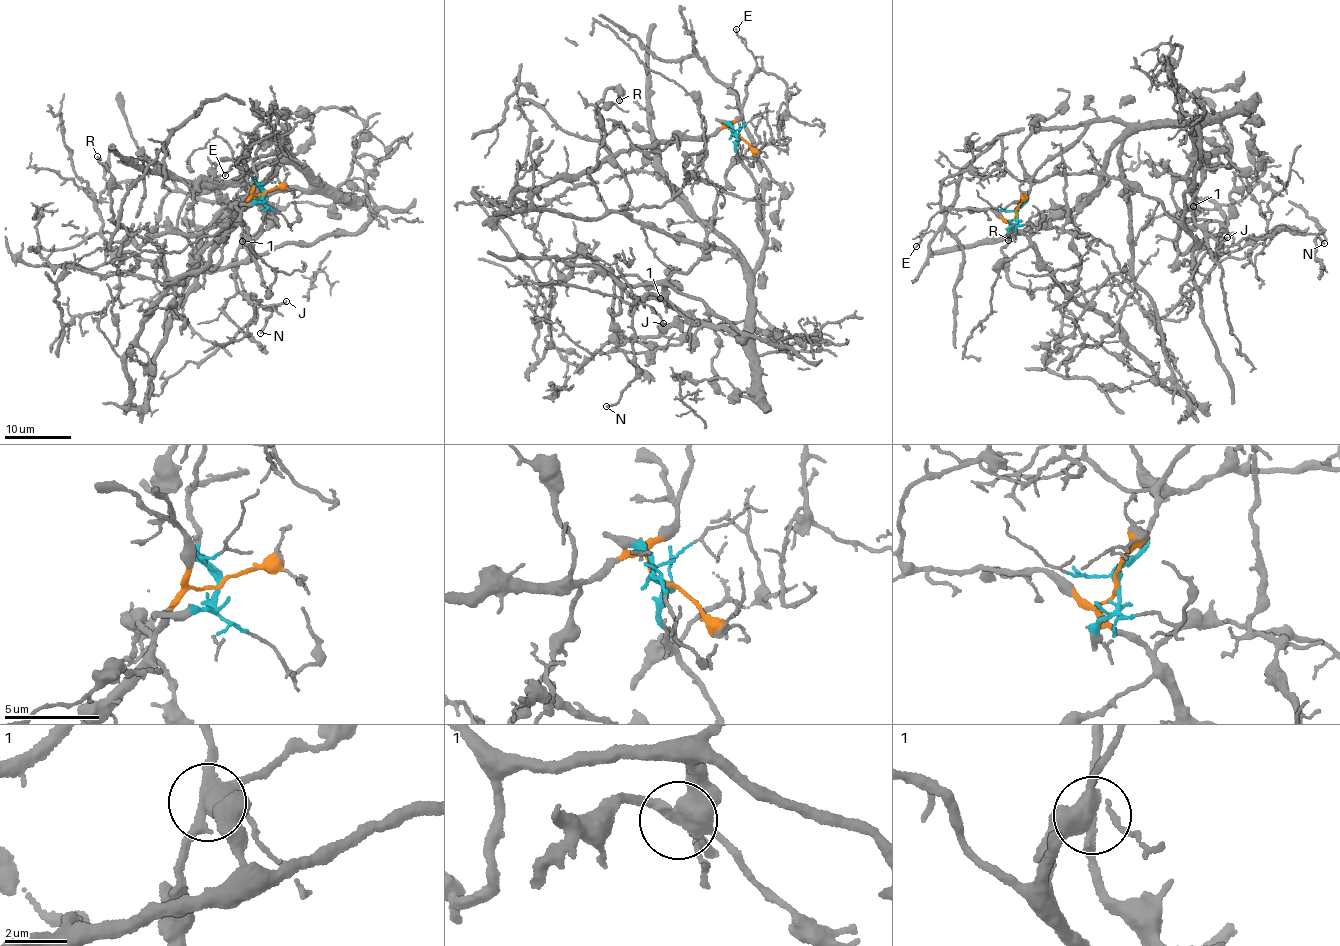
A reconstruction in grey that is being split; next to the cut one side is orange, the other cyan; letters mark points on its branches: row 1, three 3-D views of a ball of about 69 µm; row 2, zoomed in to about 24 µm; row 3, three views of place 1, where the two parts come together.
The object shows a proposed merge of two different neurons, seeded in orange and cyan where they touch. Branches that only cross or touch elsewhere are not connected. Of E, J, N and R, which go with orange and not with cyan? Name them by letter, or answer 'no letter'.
E, R

